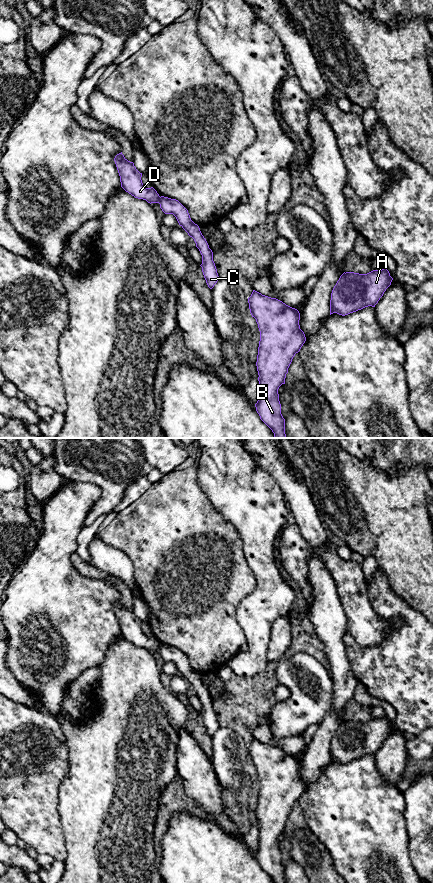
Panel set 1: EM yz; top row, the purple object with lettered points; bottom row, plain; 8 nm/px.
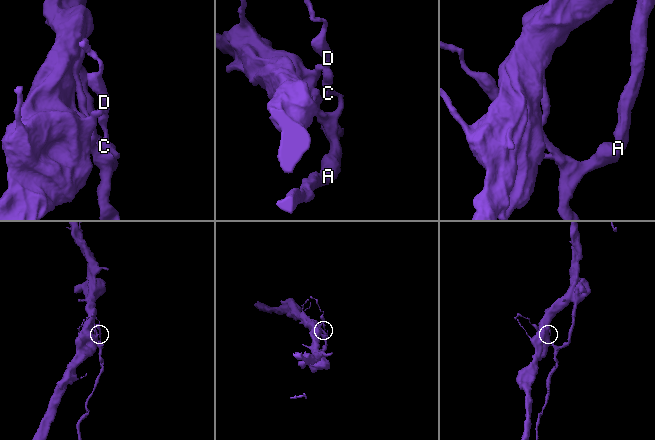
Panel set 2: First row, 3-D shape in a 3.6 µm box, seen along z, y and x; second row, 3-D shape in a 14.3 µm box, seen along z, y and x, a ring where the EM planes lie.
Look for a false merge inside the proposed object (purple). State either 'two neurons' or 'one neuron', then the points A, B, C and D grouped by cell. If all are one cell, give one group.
two neurons | A B C / D

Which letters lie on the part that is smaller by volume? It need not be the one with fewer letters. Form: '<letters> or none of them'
A, B, C

